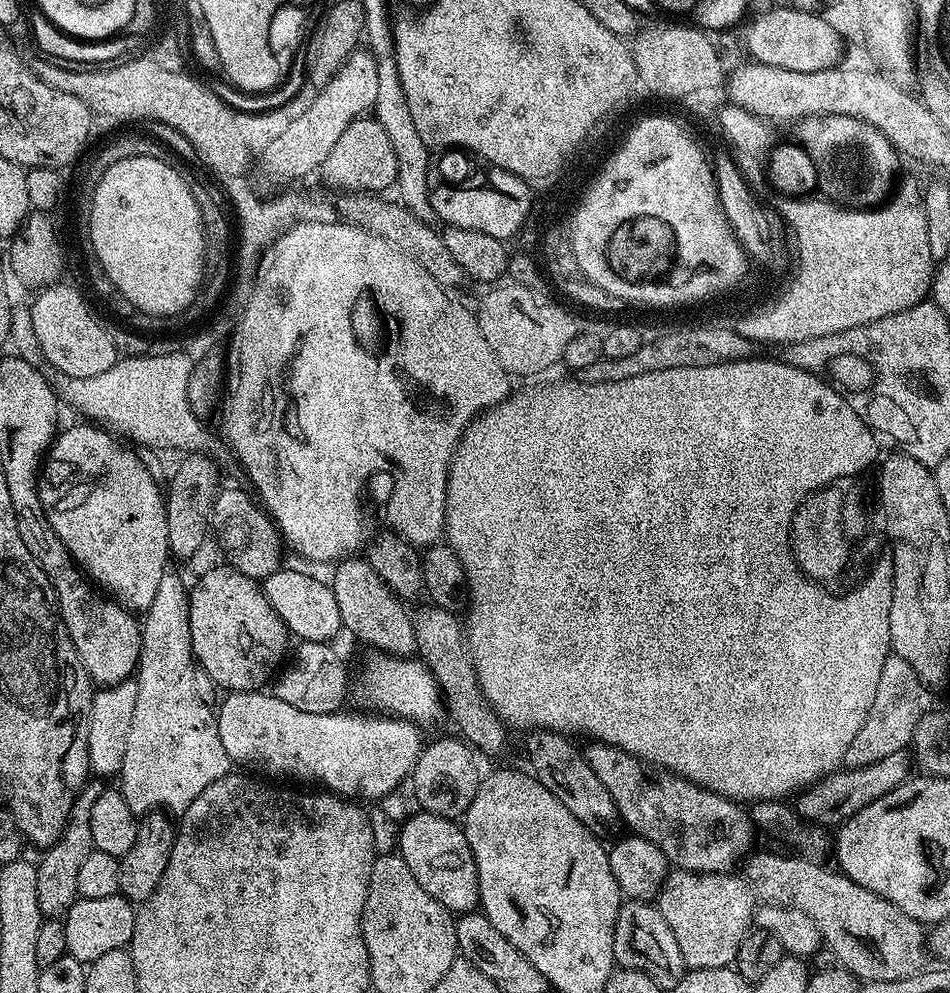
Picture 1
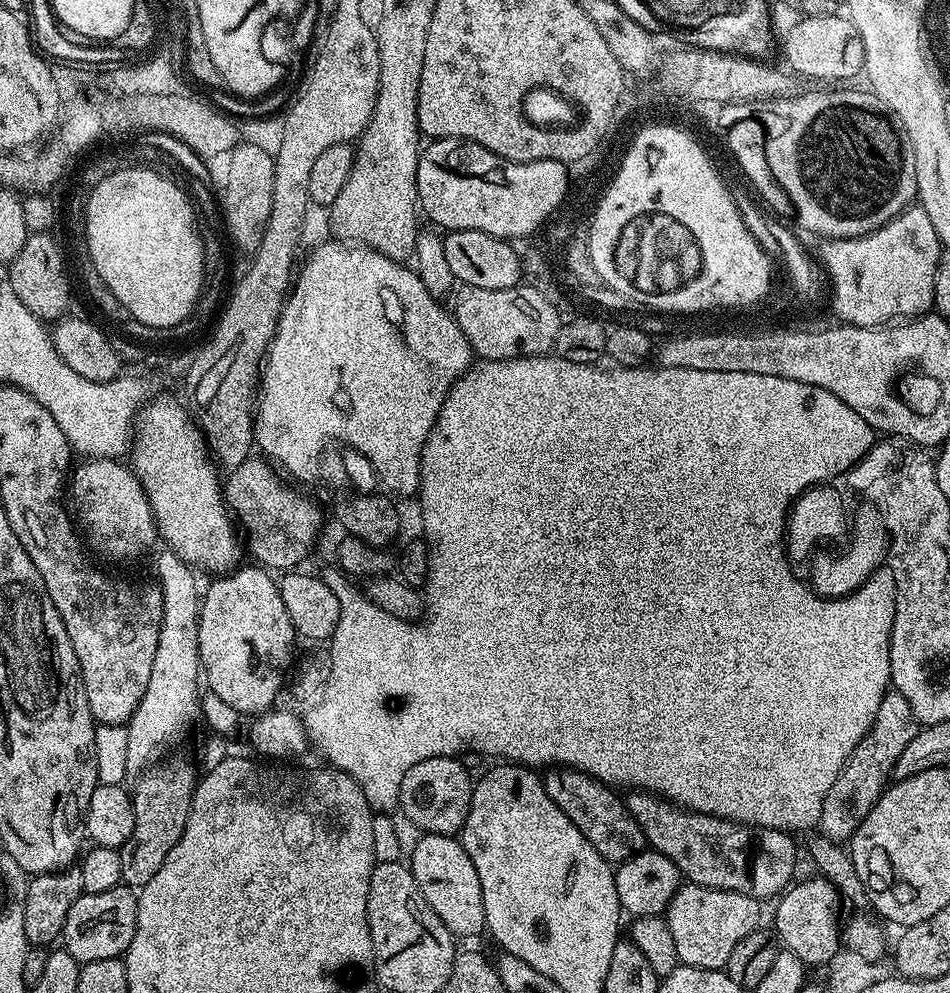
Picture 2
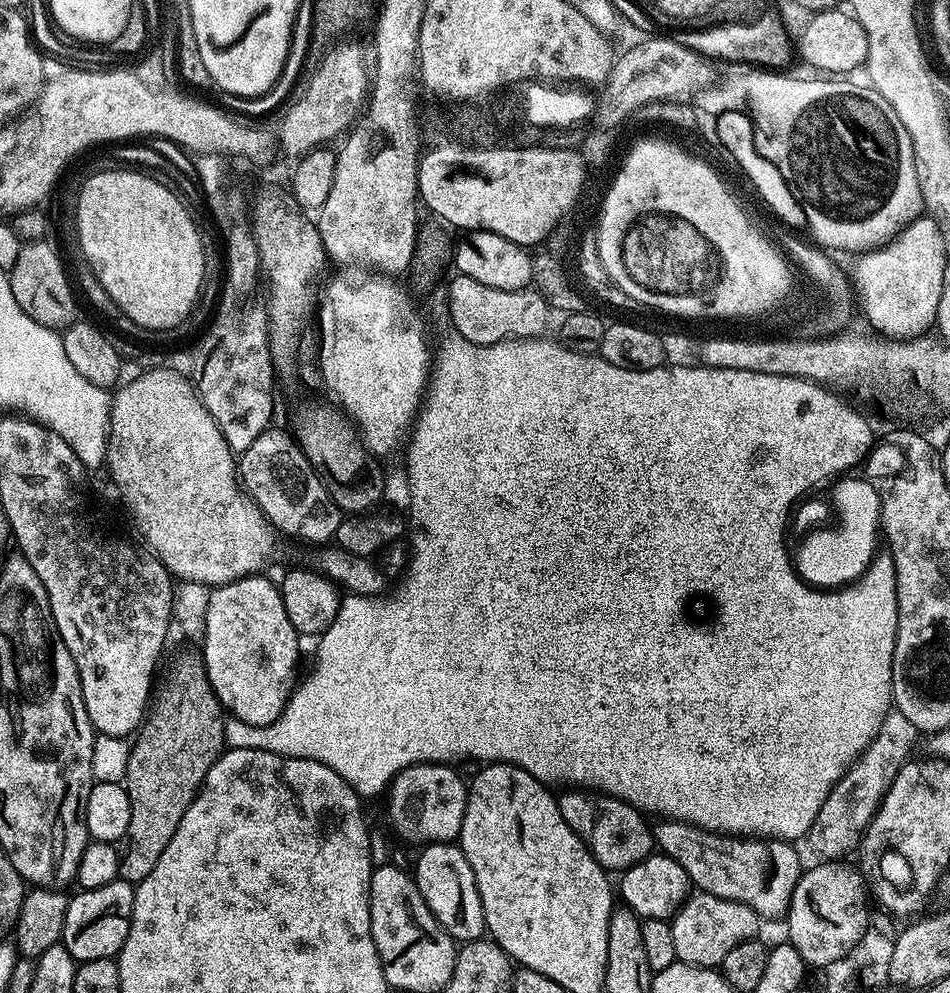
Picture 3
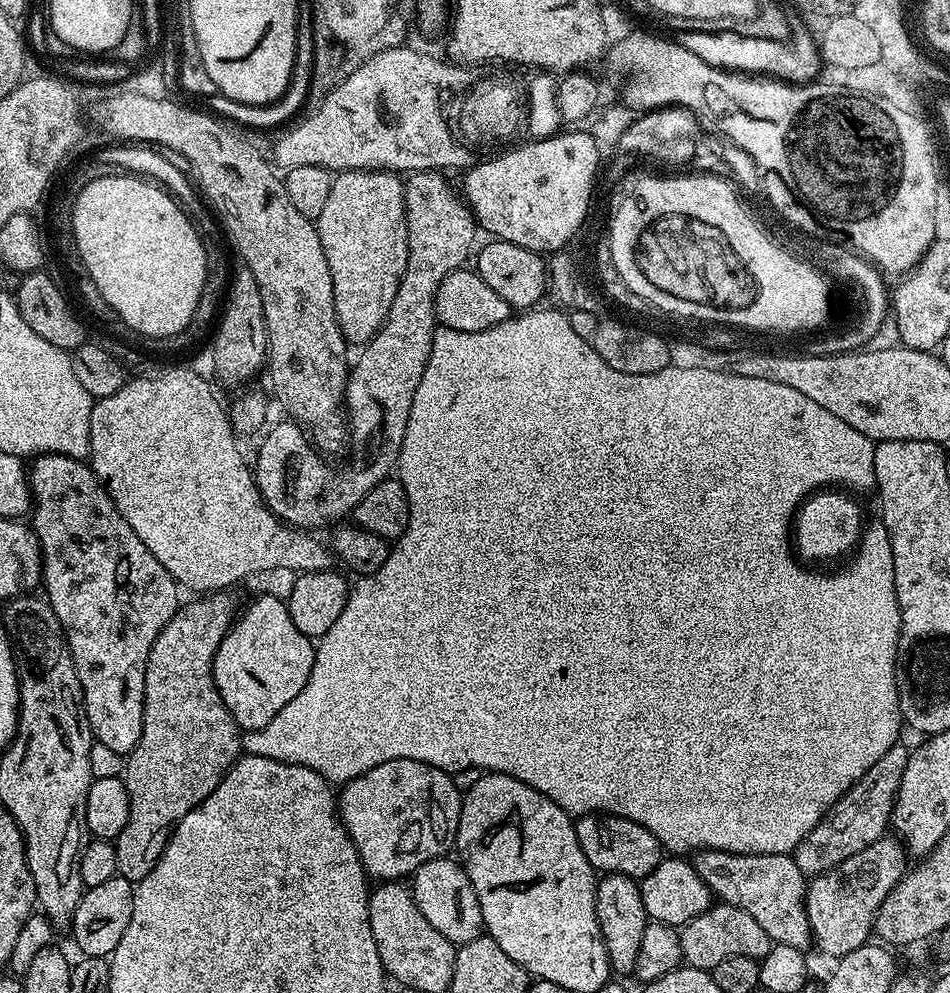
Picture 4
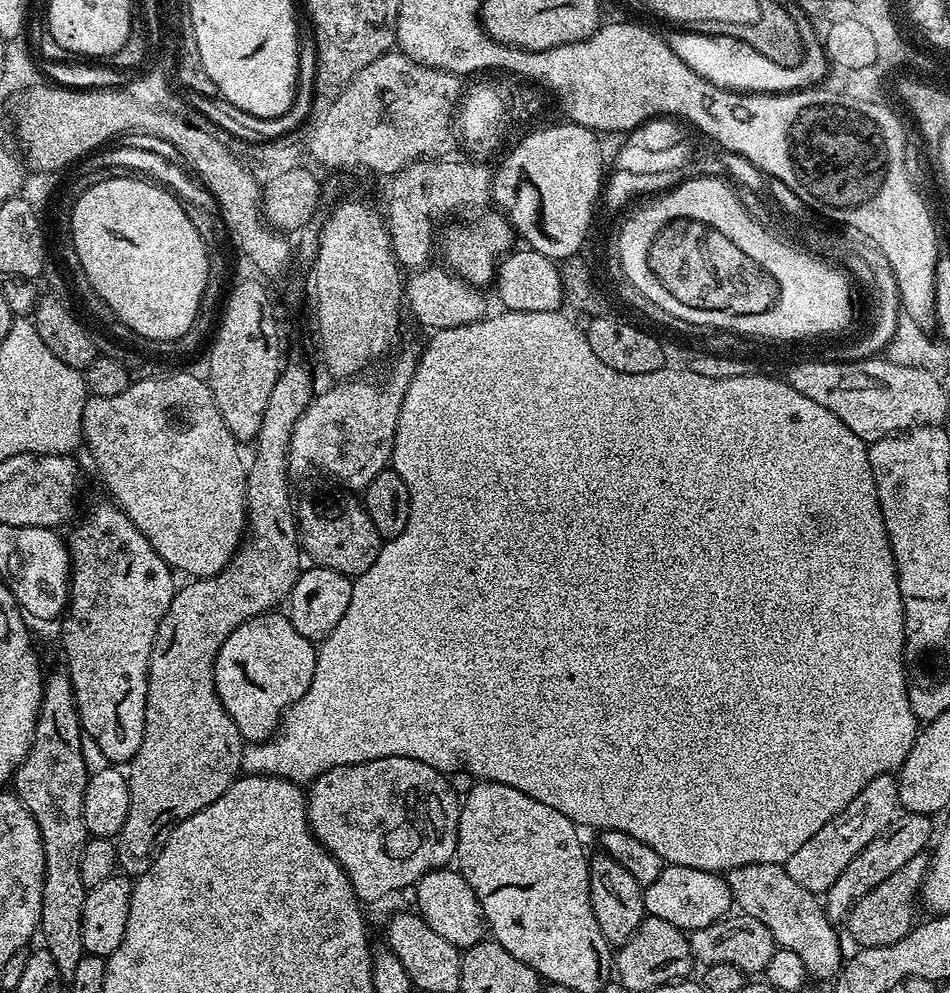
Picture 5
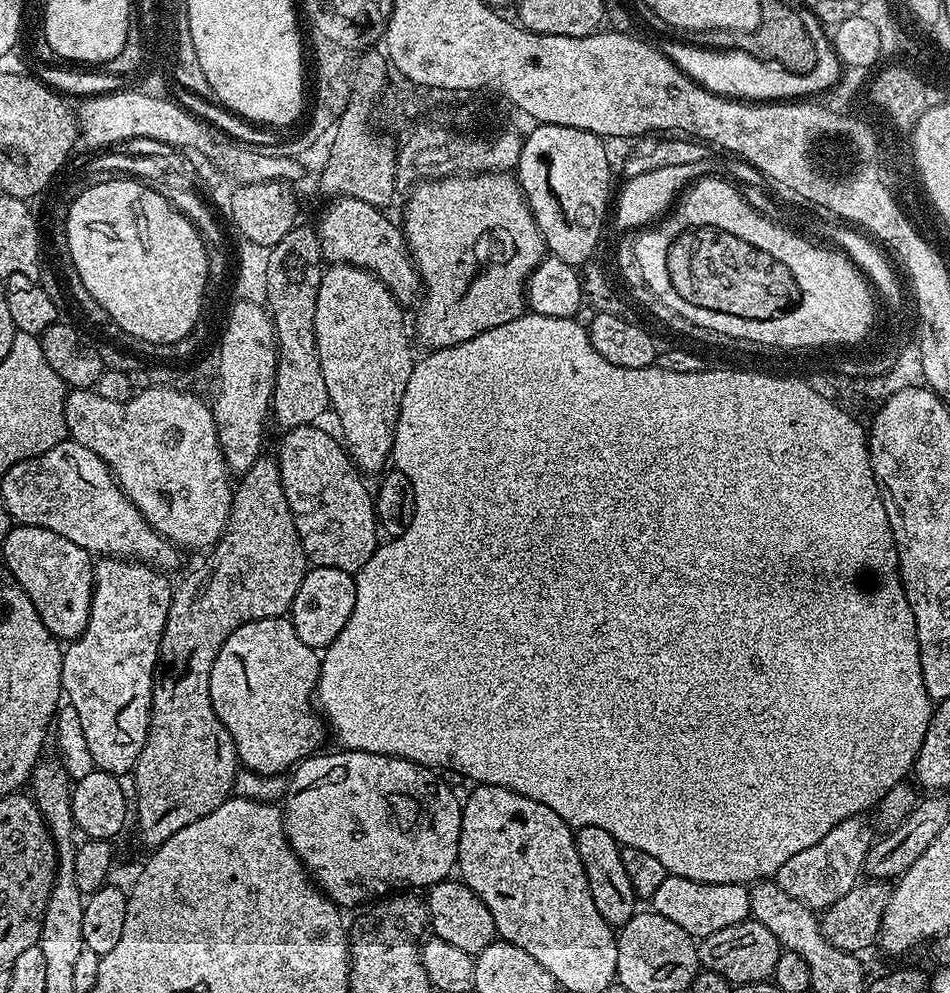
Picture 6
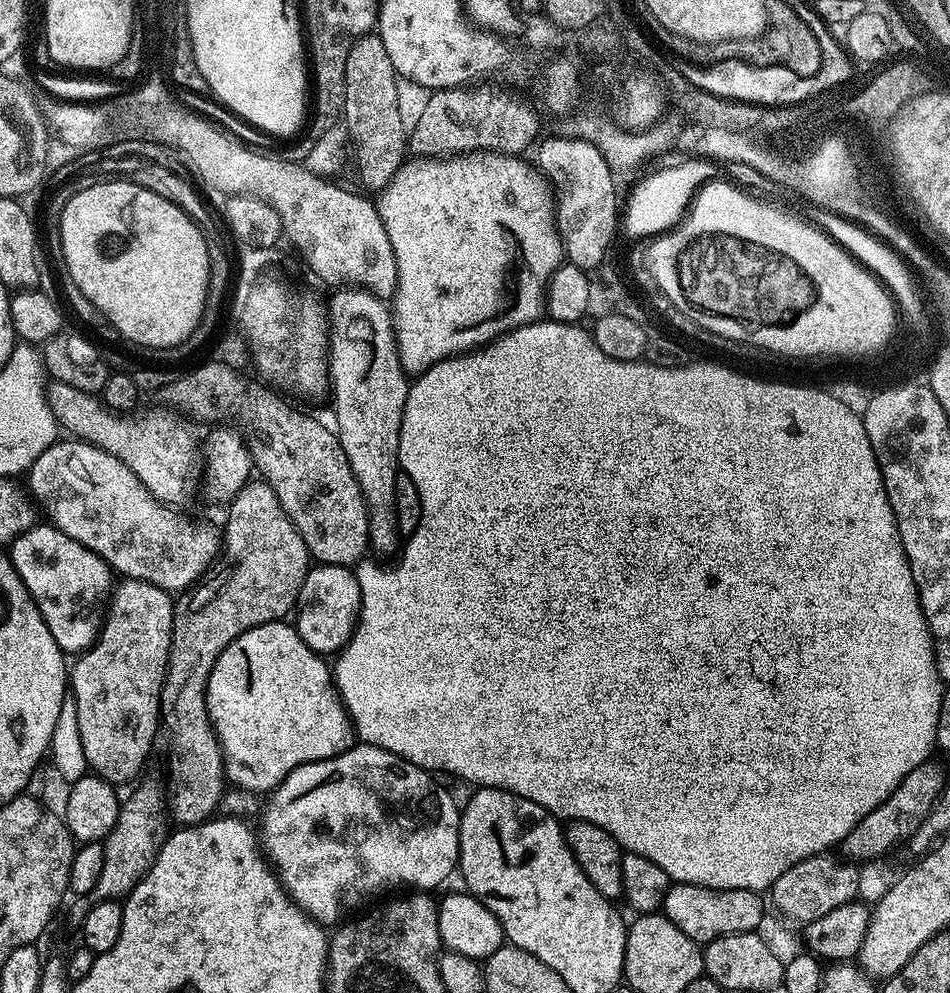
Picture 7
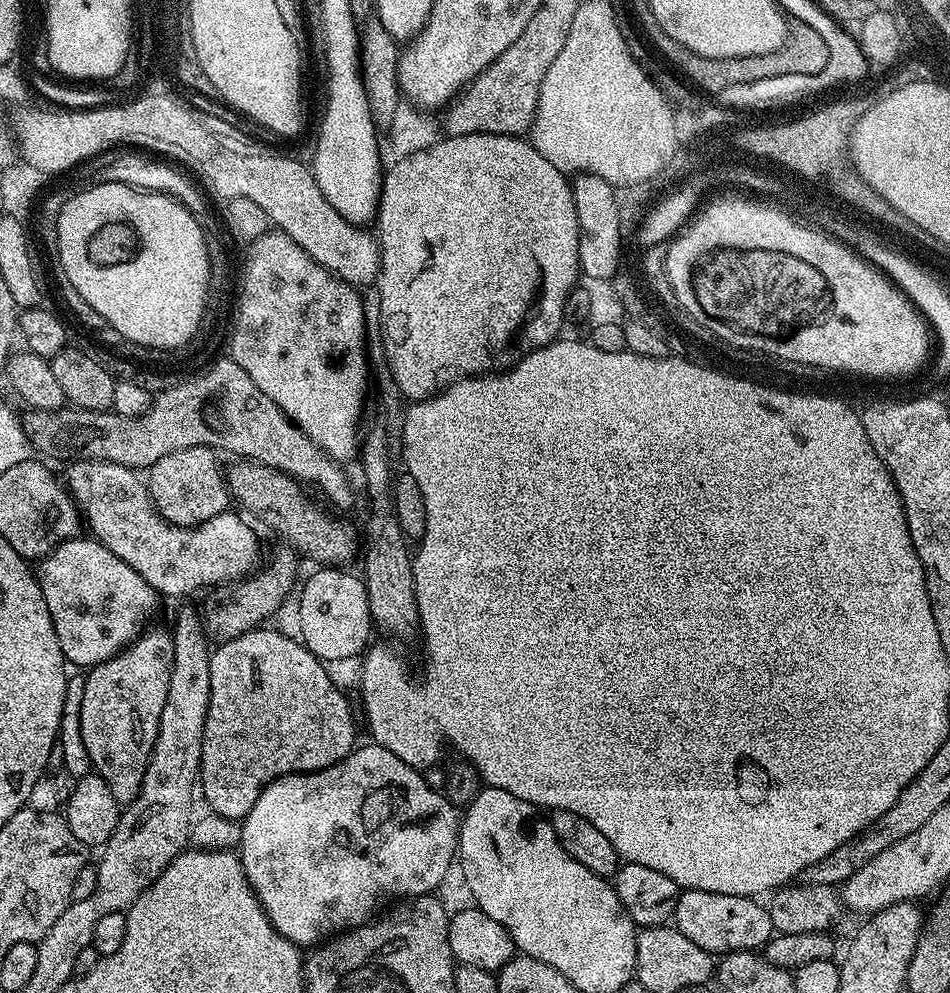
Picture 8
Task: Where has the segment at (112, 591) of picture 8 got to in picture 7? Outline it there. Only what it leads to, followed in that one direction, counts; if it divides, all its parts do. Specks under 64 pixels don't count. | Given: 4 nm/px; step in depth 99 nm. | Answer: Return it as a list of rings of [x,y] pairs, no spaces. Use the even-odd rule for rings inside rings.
[[[37,523],[28,532],[21,534],[17,540],[10,545],[10,555],[12,565],[16,568],[16,573],[22,578],[26,590],[34,598],[46,626],[50,626],[50,634],[54,634],[54,642],[65,654],[83,654],[96,643],[96,637],[100,634],[102,627],[102,609],[109,603],[110,593],[114,588],[114,573],[108,567],[108,563],[94,550],[82,546],[74,538],[70,538],[51,523]]]

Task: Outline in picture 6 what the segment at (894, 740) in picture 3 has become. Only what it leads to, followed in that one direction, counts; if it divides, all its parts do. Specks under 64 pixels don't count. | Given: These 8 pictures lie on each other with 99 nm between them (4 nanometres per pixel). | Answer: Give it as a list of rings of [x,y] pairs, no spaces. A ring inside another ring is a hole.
[[[858,815],[838,822],[838,826],[834,826],[834,830],[826,834],[826,838],[814,842],[814,846],[809,846],[807,850],[801,850],[799,854],[794,854],[794,858],[788,859],[776,871],[774,882],[779,888],[786,890],[790,898],[798,898],[798,902],[813,910],[826,910],[831,904],[838,902],[838,898],[850,894],[850,890],[861,879],[864,859],[874,843],[873,825],[868,825],[864,819],[863,815]]]

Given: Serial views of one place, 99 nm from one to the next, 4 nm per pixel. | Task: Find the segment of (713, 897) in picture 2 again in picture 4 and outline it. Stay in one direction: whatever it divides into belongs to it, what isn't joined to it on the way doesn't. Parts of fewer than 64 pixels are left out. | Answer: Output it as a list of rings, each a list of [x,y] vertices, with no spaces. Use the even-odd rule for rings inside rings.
[[[723,902],[713,903],[698,918],[694,918],[690,923],[683,925],[679,929],[680,945],[684,955],[683,963],[689,968],[703,968],[710,970],[718,966],[718,962],[723,962],[726,958],[731,958],[734,954],[746,954],[750,958],[760,961],[768,951],[772,949],[772,939],[738,906],[730,906]]]

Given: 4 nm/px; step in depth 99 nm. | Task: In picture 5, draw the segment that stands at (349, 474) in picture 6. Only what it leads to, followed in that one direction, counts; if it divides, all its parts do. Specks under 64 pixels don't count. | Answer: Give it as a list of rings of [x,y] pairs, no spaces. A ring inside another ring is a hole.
[[[355,495],[324,496],[321,500],[304,500],[298,504],[298,539],[313,565],[329,568],[343,576],[355,578],[378,558],[382,538],[370,522],[363,503]]]

